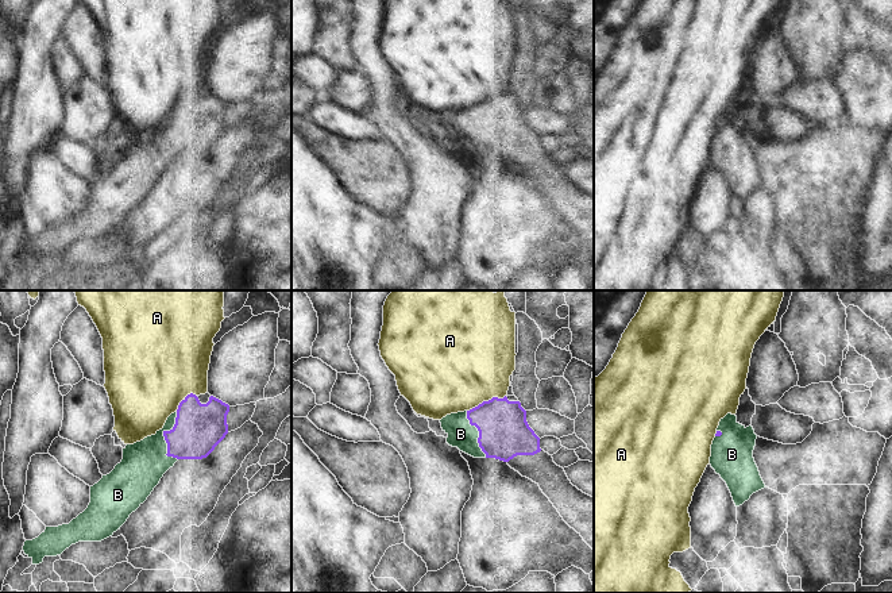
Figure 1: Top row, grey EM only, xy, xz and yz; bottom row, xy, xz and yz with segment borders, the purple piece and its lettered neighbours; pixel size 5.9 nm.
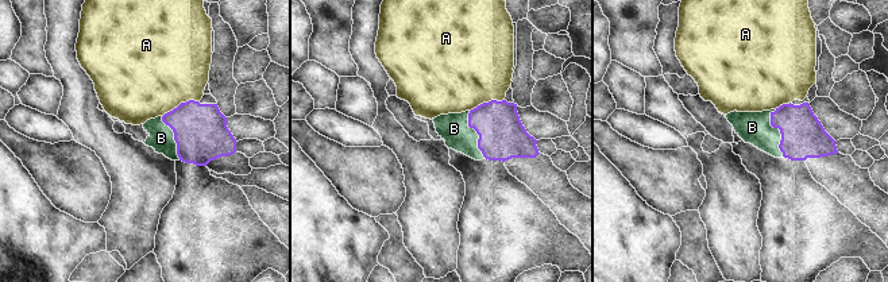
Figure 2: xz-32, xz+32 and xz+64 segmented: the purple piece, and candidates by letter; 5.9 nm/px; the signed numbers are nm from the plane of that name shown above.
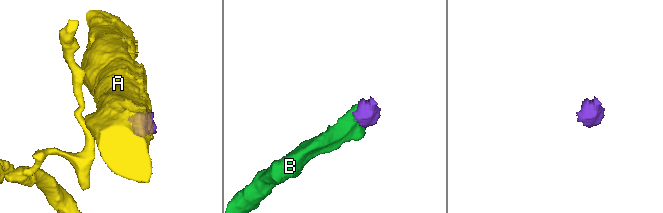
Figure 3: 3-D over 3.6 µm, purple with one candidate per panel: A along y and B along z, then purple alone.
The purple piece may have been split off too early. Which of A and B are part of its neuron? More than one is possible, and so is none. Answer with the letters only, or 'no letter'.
B

